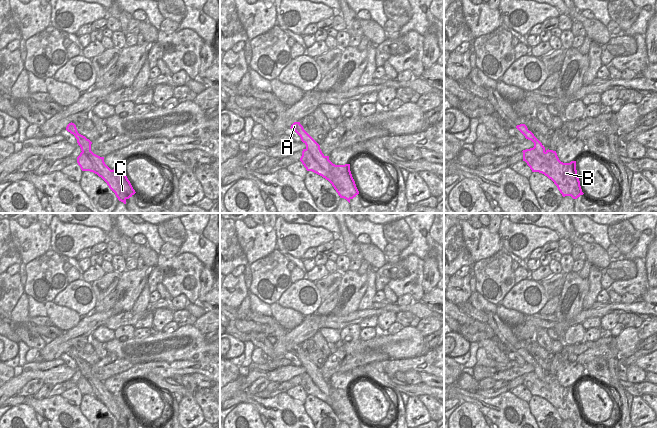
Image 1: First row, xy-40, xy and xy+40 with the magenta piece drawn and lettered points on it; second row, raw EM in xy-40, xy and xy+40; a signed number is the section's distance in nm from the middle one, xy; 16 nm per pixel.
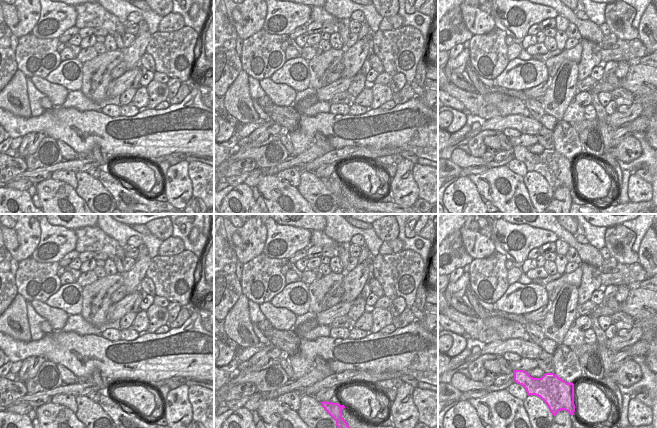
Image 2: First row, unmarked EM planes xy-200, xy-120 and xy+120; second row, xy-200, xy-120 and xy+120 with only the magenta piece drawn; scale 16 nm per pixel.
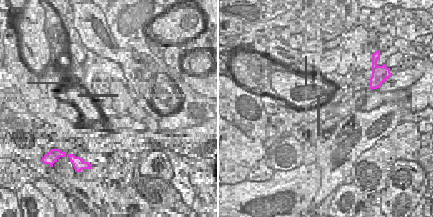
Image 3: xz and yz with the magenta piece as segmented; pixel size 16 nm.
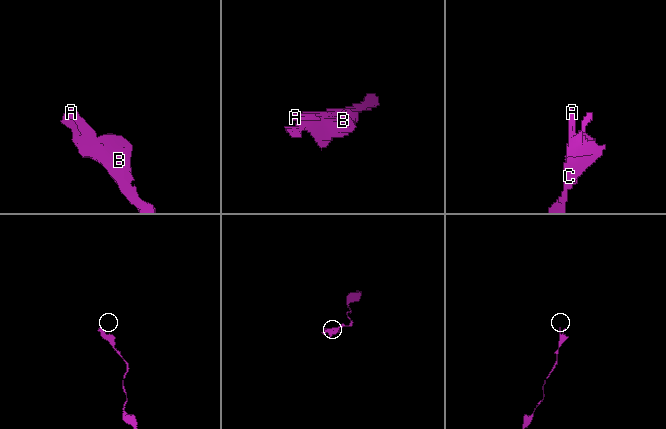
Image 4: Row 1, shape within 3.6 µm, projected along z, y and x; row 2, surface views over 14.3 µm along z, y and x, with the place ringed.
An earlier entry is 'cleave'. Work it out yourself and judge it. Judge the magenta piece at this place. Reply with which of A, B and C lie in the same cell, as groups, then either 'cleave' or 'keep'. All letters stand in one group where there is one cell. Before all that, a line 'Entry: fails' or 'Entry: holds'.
Entry: holds
A C / B; cleave

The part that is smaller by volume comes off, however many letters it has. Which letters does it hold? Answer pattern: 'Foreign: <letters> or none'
Foreign: B

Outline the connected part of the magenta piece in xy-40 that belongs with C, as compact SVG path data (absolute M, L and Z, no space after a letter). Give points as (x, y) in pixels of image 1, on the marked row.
M69 123L66 127L66 130L73 134L77 139L77 143L80 146L81 151L84 152L92 162L95 169L95 174L97 174L107 183L119 201L126 204L126 200L136 193L127 176L118 181L113 174L113 170L111 170L105 164L104 157L100 157L91 151L92 142L85 136L78 133L74 123Z

